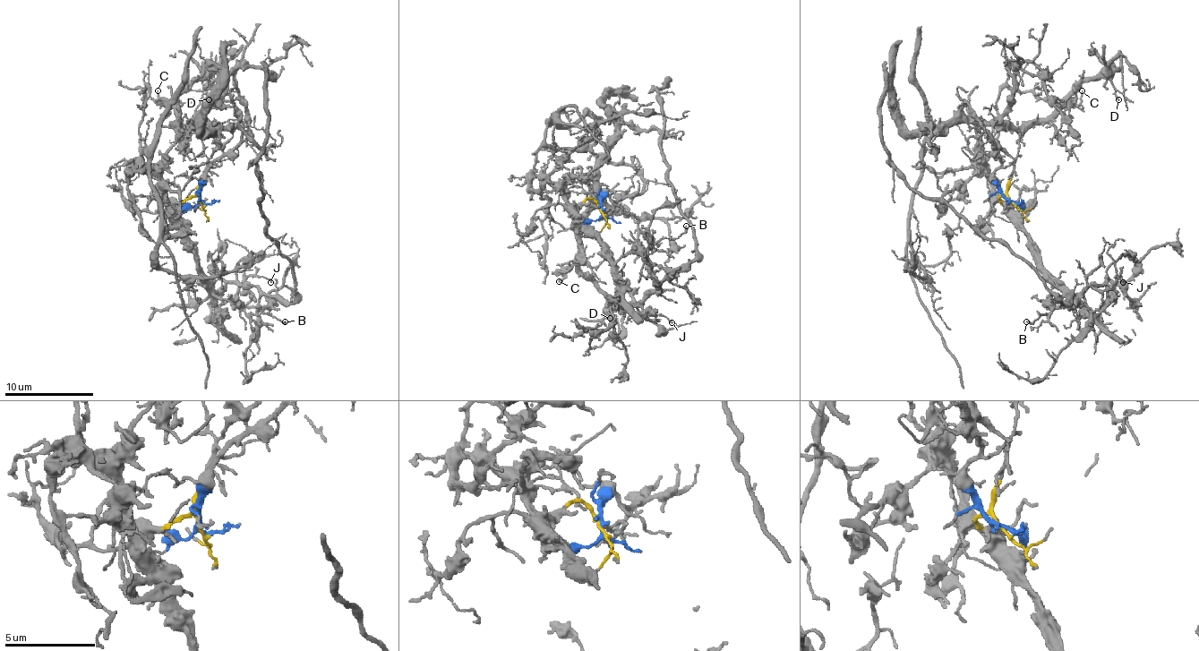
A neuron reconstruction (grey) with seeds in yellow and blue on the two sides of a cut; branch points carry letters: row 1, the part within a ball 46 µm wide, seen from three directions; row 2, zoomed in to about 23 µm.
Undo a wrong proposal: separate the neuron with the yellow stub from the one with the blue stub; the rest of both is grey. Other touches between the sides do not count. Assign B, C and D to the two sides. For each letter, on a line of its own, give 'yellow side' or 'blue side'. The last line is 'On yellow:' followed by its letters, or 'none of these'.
B: yellow side
C: blue side
D: blue side
On yellow: B

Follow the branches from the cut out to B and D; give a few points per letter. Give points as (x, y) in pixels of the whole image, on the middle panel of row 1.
B: (601, 209), (595, 201), (586, 199), (575, 208), (614, 261), (647, 250), (663, 239), (676, 239), (685, 226)
D: (601, 209), (608, 194), (643, 190), (632, 166), (596, 170), (581, 226), (579, 268), (610, 319)

